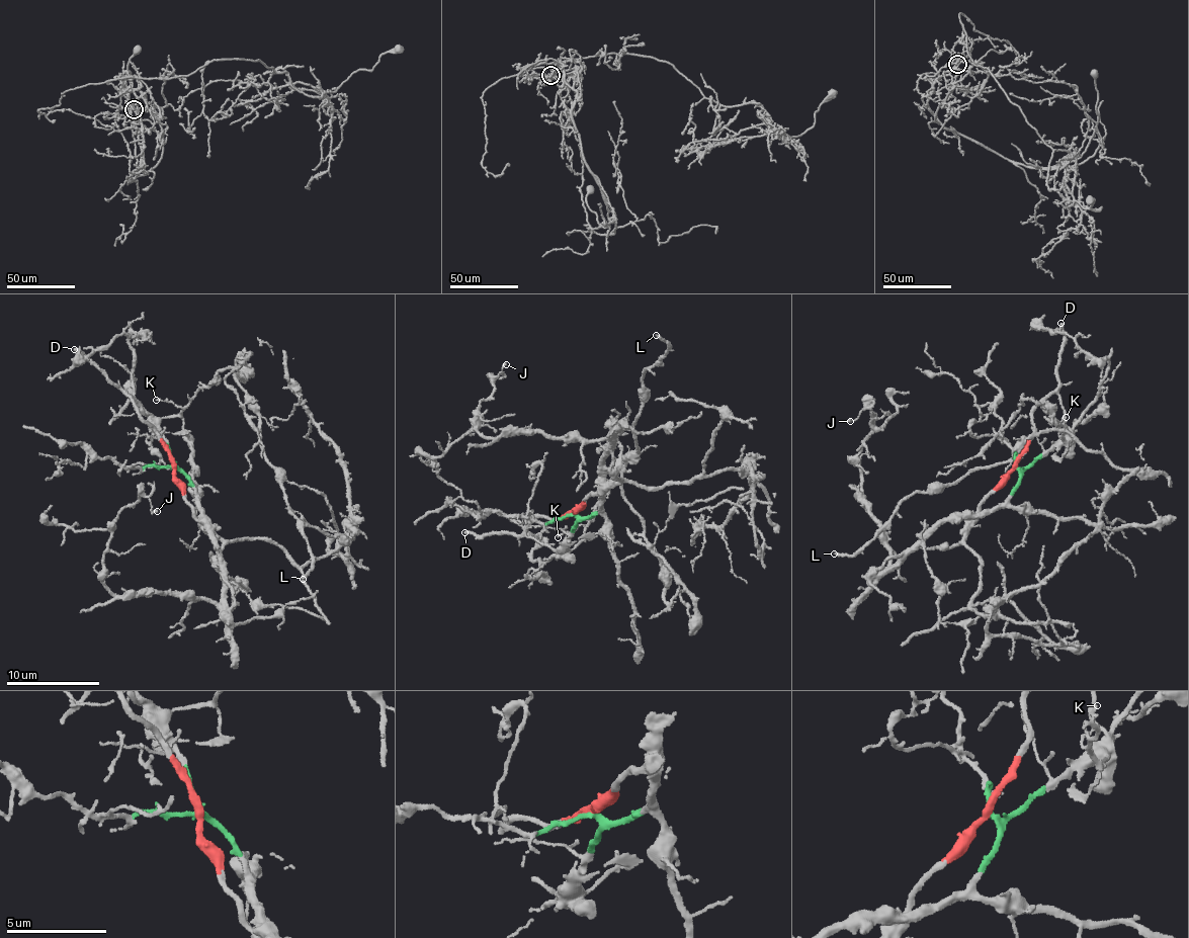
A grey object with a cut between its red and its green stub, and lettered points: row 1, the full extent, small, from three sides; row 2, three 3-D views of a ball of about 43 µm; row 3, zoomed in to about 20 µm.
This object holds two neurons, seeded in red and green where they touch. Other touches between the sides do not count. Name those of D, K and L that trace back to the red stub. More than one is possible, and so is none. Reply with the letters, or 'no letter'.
D

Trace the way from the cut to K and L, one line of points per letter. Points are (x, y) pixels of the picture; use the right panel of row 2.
K: (1015, 466), (1031, 465), (1049, 450), (1071, 441), (1066, 442), (1058, 432), (1067, 416)
L: (1015, 466), (1071, 441), (1046, 406), (1030, 399), (987, 445), (986, 465), (909, 494), (870, 540), (835, 553)

